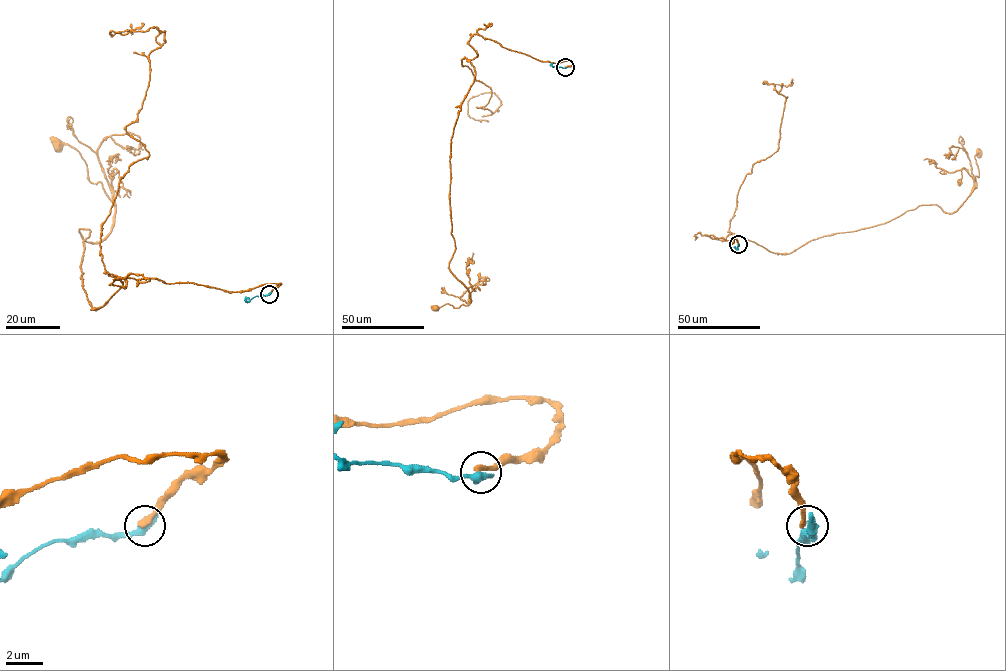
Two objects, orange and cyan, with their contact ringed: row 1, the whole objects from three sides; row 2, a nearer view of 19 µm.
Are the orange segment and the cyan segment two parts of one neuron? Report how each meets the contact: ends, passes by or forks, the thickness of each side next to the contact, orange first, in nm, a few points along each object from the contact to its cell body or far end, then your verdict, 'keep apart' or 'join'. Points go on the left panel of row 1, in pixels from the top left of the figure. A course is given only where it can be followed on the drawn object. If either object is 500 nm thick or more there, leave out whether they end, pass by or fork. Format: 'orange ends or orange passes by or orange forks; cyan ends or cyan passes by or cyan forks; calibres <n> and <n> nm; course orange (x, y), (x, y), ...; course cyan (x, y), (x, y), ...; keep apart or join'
calibres 320 and 550 nm; course orange (269, 293), (109, 274), (122, 286), (95, 310), (79, 229), (100, 242), (115, 204), (57, 144); course cyan (269, 293), (249, 298); keep apart

